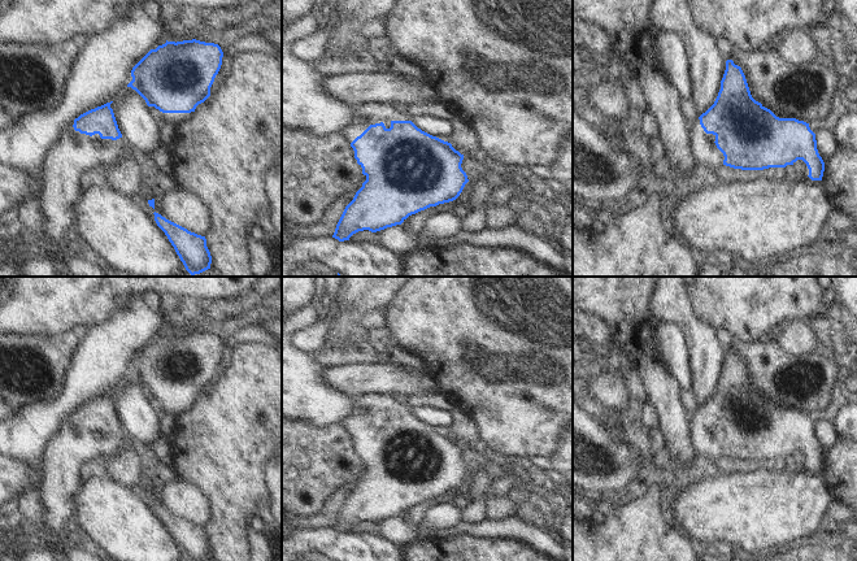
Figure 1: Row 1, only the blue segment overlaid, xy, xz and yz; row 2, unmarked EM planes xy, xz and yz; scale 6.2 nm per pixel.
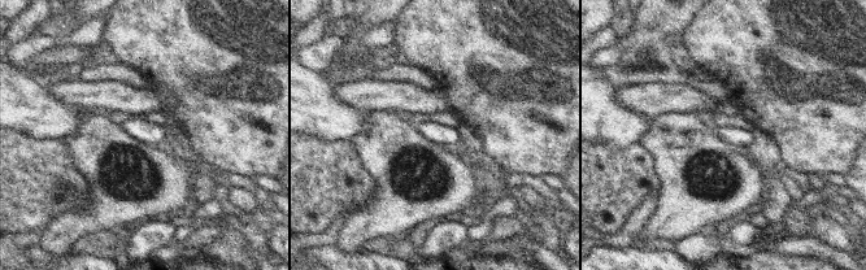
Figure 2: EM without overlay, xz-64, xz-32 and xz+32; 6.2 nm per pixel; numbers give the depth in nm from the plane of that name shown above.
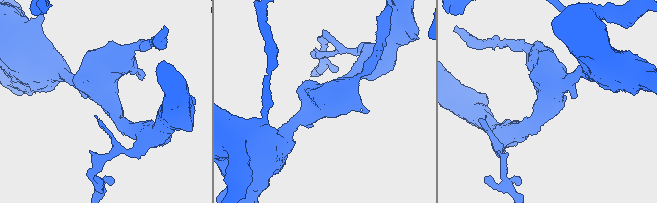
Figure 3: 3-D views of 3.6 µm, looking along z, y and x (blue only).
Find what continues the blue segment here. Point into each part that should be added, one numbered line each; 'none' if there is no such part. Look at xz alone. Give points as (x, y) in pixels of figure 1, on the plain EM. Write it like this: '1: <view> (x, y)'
1: xz (364, 407).

